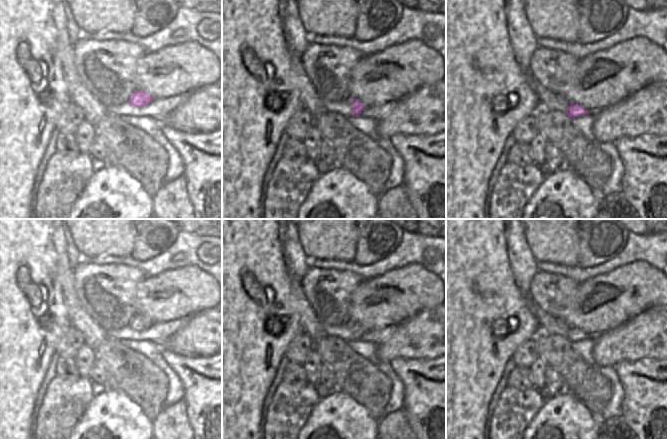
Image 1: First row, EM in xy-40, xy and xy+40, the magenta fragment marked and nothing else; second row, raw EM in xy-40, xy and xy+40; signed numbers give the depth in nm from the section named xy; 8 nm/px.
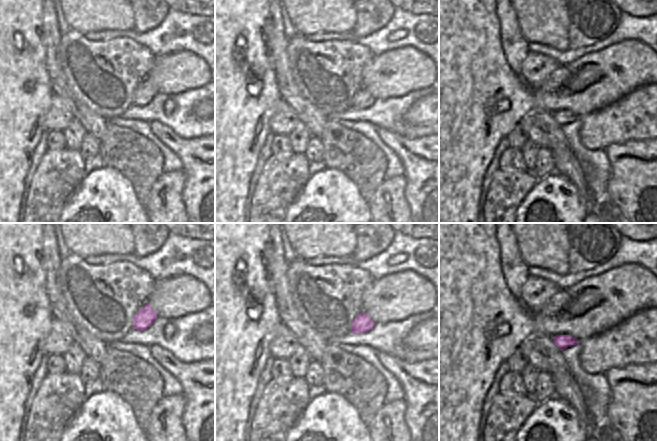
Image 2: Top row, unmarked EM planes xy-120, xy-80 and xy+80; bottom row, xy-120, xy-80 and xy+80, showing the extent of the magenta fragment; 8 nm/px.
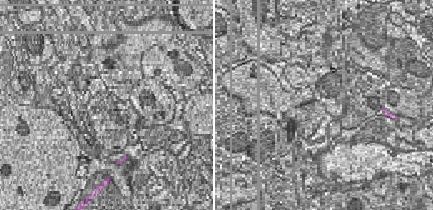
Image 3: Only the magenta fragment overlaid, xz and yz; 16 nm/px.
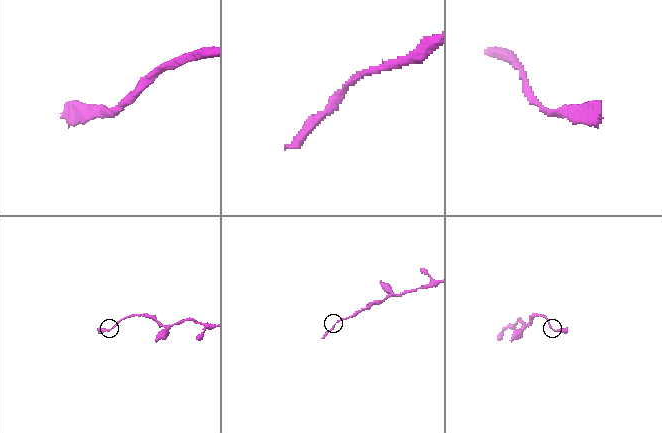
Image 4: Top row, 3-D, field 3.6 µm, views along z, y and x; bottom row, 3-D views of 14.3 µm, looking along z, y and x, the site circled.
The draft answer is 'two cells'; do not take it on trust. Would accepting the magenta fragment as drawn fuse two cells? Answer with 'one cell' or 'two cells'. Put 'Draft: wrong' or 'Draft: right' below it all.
one cell
Draft: wrong

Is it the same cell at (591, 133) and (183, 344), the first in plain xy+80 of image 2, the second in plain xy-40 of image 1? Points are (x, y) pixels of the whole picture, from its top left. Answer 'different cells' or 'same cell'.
same cell

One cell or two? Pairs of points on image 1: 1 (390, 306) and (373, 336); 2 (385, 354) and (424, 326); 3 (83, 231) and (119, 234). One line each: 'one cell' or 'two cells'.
1: two cells
2: one cell
3: one cell

